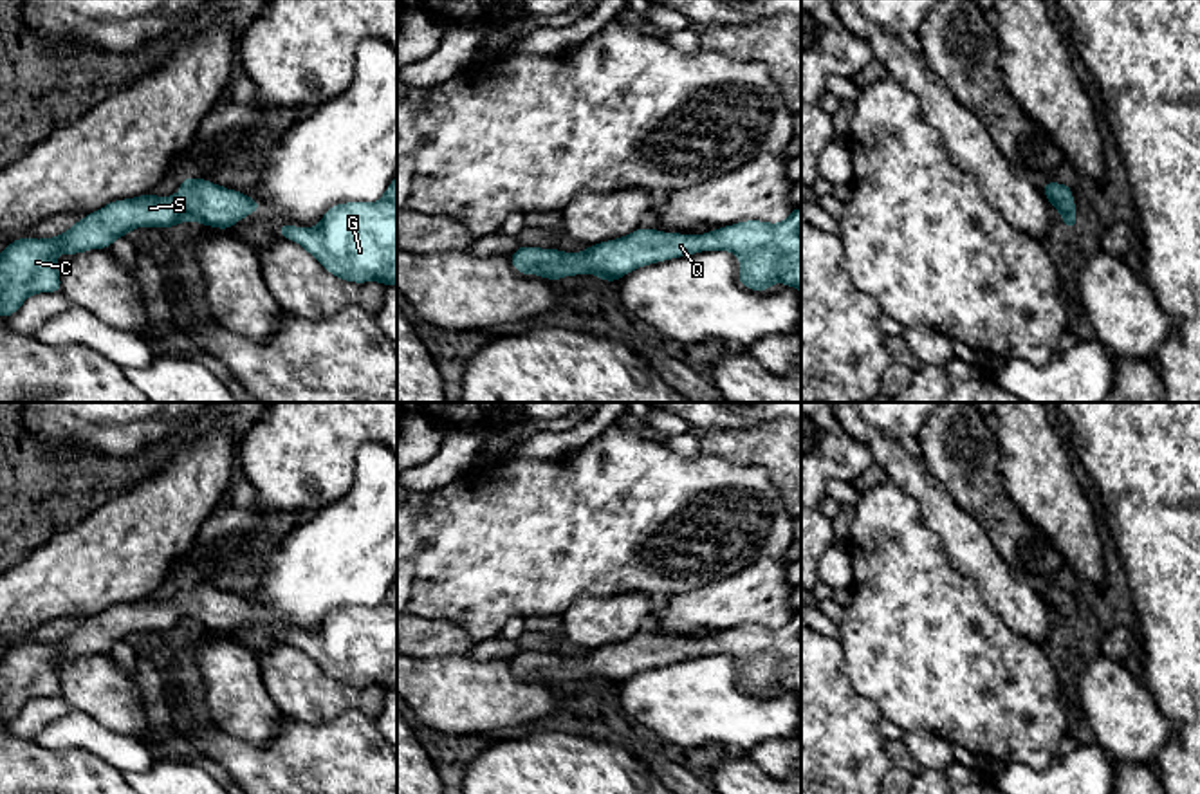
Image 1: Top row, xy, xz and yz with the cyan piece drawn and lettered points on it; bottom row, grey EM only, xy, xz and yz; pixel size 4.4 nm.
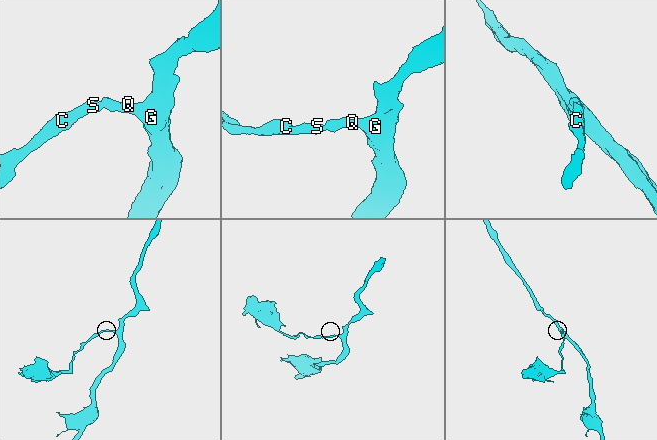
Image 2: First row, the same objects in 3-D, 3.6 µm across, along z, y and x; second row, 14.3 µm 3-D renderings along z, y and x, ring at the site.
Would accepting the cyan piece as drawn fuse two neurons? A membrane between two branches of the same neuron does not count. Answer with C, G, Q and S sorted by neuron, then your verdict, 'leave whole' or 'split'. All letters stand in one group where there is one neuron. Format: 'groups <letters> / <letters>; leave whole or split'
groups C G Q S; leave whole

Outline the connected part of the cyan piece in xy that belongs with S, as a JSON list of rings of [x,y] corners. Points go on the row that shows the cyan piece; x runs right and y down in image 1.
[[[186,177],[173,197],[144,193],[112,200],[58,236],[16,238],[0,253],[0,316],[13,316],[32,294],[61,292],[56,263],[60,253],[79,254],[112,247],[115,238],[135,227],[173,227],[184,220],[231,229],[240,218],[260,209],[262,204],[242,191]]]

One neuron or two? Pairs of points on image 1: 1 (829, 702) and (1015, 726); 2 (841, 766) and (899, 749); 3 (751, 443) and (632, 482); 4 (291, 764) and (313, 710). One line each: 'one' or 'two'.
1: two
2: two
3: two
4: two

